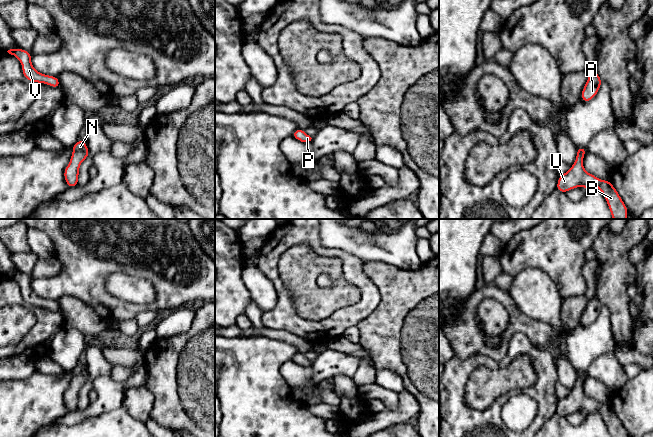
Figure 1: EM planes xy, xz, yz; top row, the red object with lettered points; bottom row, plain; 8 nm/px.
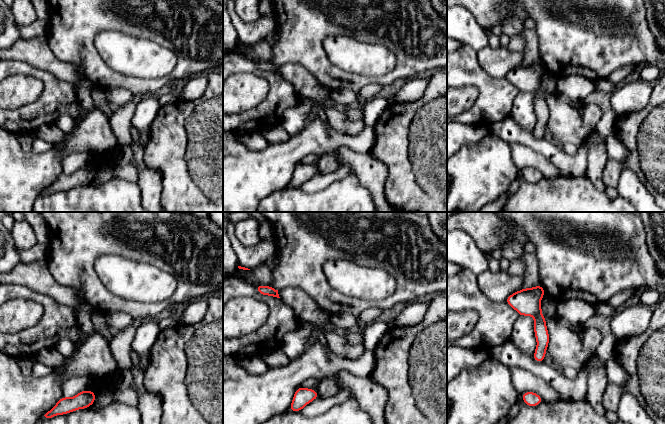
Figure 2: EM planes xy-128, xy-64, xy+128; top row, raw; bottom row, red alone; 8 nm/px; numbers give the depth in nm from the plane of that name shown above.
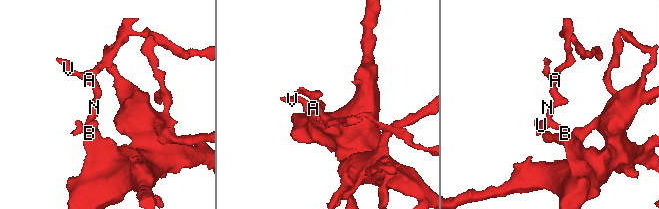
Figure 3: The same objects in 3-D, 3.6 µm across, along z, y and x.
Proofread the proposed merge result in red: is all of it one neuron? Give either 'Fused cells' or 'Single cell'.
Single cell

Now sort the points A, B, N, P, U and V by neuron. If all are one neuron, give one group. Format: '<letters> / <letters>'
A B N P U V

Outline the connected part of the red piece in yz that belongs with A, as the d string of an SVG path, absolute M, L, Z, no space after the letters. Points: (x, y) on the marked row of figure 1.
M594 70L589 73L587 82L581 92L581 101L589 102L591 101L598 93L602 79L598 73Z

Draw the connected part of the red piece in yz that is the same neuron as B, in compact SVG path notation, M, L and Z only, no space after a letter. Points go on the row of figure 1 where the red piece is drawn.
M577 147L575 163L564 174L558 177L556 189L561 193L583 186L585 189L599 187L613 219L627 219L628 209L609 180L600 180L595 175L588 173L583 167L586 147Z

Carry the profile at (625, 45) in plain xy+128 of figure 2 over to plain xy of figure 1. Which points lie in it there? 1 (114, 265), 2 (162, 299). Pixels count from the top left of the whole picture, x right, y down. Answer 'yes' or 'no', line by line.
1: yes
2: yes

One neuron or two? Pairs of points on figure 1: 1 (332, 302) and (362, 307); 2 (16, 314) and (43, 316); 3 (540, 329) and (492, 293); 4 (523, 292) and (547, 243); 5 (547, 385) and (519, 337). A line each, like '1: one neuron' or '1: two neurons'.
1: two neurons
2: two neurons
3: one neuron
4: two neurons
5: one neuron

